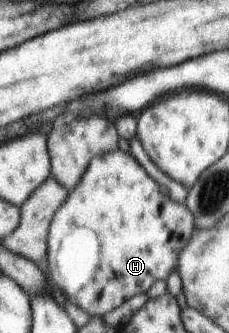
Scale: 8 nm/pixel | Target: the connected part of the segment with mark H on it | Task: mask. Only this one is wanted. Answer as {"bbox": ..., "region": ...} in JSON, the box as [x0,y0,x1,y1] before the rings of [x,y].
{"bbox":[47,150,194,317],"region":[[[114,150],[110,154],[102,154],[102,157],[96,157],[90,162],[90,166],[86,168],[86,172],[82,176],[78,185],[69,191],[66,201],[60,206],[60,209],[54,214],[52,223],[50,224],[48,241],[47,241],[47,260],[48,260],[48,274],[50,276],[51,285],[54,289],[60,289],[62,294],[70,303],[81,308],[91,317],[103,317],[105,314],[120,307],[125,301],[131,297],[147,293],[154,285],[154,282],[167,282],[168,276],[172,270],[177,270],[178,256],[182,250],[186,248],[193,234],[194,218],[190,210],[186,208],[185,204],[178,203],[171,200],[169,196],[164,196],[160,193],[160,185],[148,176],[144,168],[140,166],[136,158],[124,150]]]}

